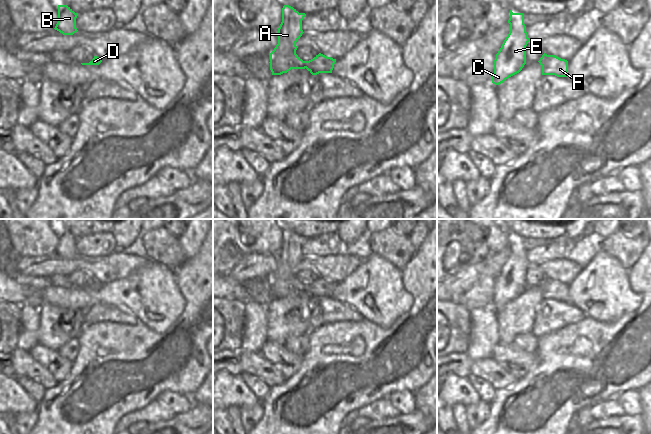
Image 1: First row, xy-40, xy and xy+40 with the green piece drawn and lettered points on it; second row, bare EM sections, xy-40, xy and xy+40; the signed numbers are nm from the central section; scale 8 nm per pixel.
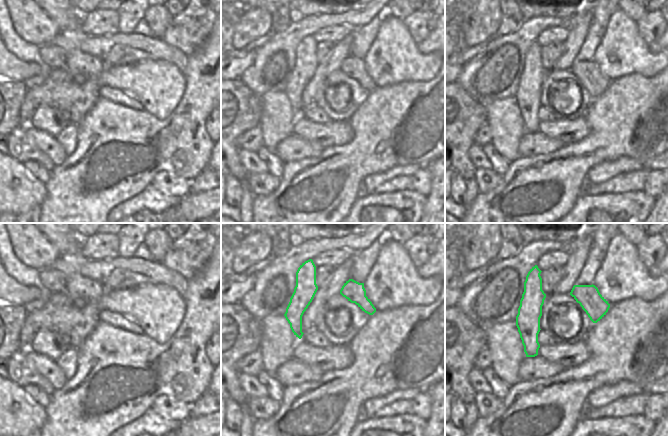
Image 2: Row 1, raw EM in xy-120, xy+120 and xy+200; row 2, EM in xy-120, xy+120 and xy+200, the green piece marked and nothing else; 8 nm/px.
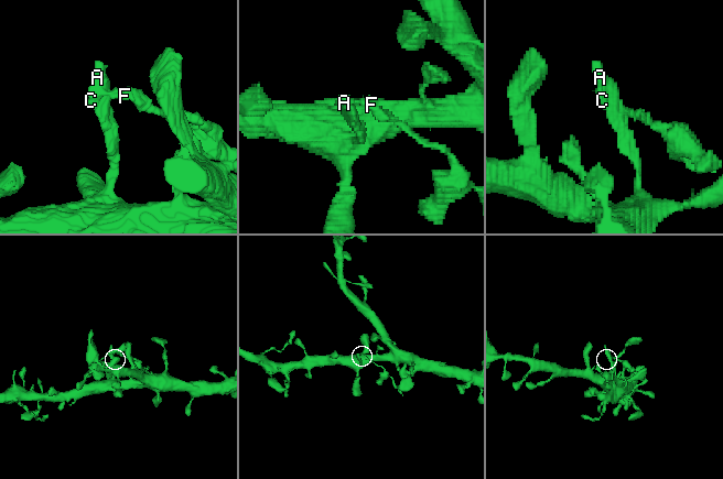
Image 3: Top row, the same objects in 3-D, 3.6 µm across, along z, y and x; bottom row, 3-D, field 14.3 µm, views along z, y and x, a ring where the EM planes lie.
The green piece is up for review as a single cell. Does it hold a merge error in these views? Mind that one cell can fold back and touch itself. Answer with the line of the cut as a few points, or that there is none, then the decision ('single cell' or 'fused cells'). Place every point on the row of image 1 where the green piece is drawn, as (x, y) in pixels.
cut in xy along (303, 61), (305, 67); fused cells

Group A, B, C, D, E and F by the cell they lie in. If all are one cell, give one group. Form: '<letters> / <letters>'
A B C E / D F

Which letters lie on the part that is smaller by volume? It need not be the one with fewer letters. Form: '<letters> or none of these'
D, F

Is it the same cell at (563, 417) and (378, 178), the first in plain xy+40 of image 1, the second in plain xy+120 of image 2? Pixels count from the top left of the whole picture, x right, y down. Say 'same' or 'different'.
different

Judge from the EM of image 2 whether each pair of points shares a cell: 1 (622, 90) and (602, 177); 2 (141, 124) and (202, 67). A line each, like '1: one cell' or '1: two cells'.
1: two cells
2: one cell

